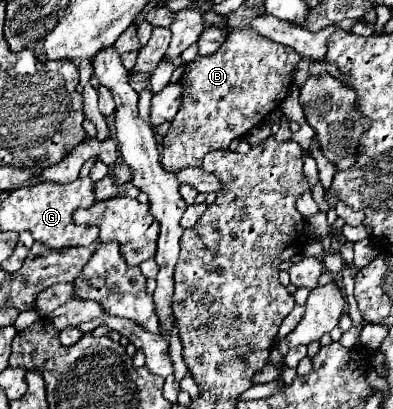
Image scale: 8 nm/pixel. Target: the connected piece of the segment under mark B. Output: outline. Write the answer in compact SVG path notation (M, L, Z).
M234 29L228 33L224 45L220 45L216 53L206 57L198 55L192 61L192 89L184 85L184 93L182 93L182 97L188 97L188 93L192 93L192 105L186 105L184 109L178 111L178 119L172 121L170 131L162 139L162 159L160 159L162 167L174 173L184 167L200 167L208 151L228 149L232 139L244 137L254 125L264 123L268 115L276 107L280 107L280 103L288 95L292 83L292 71L298 61L300 55L292 47L262 37L252 29Z

